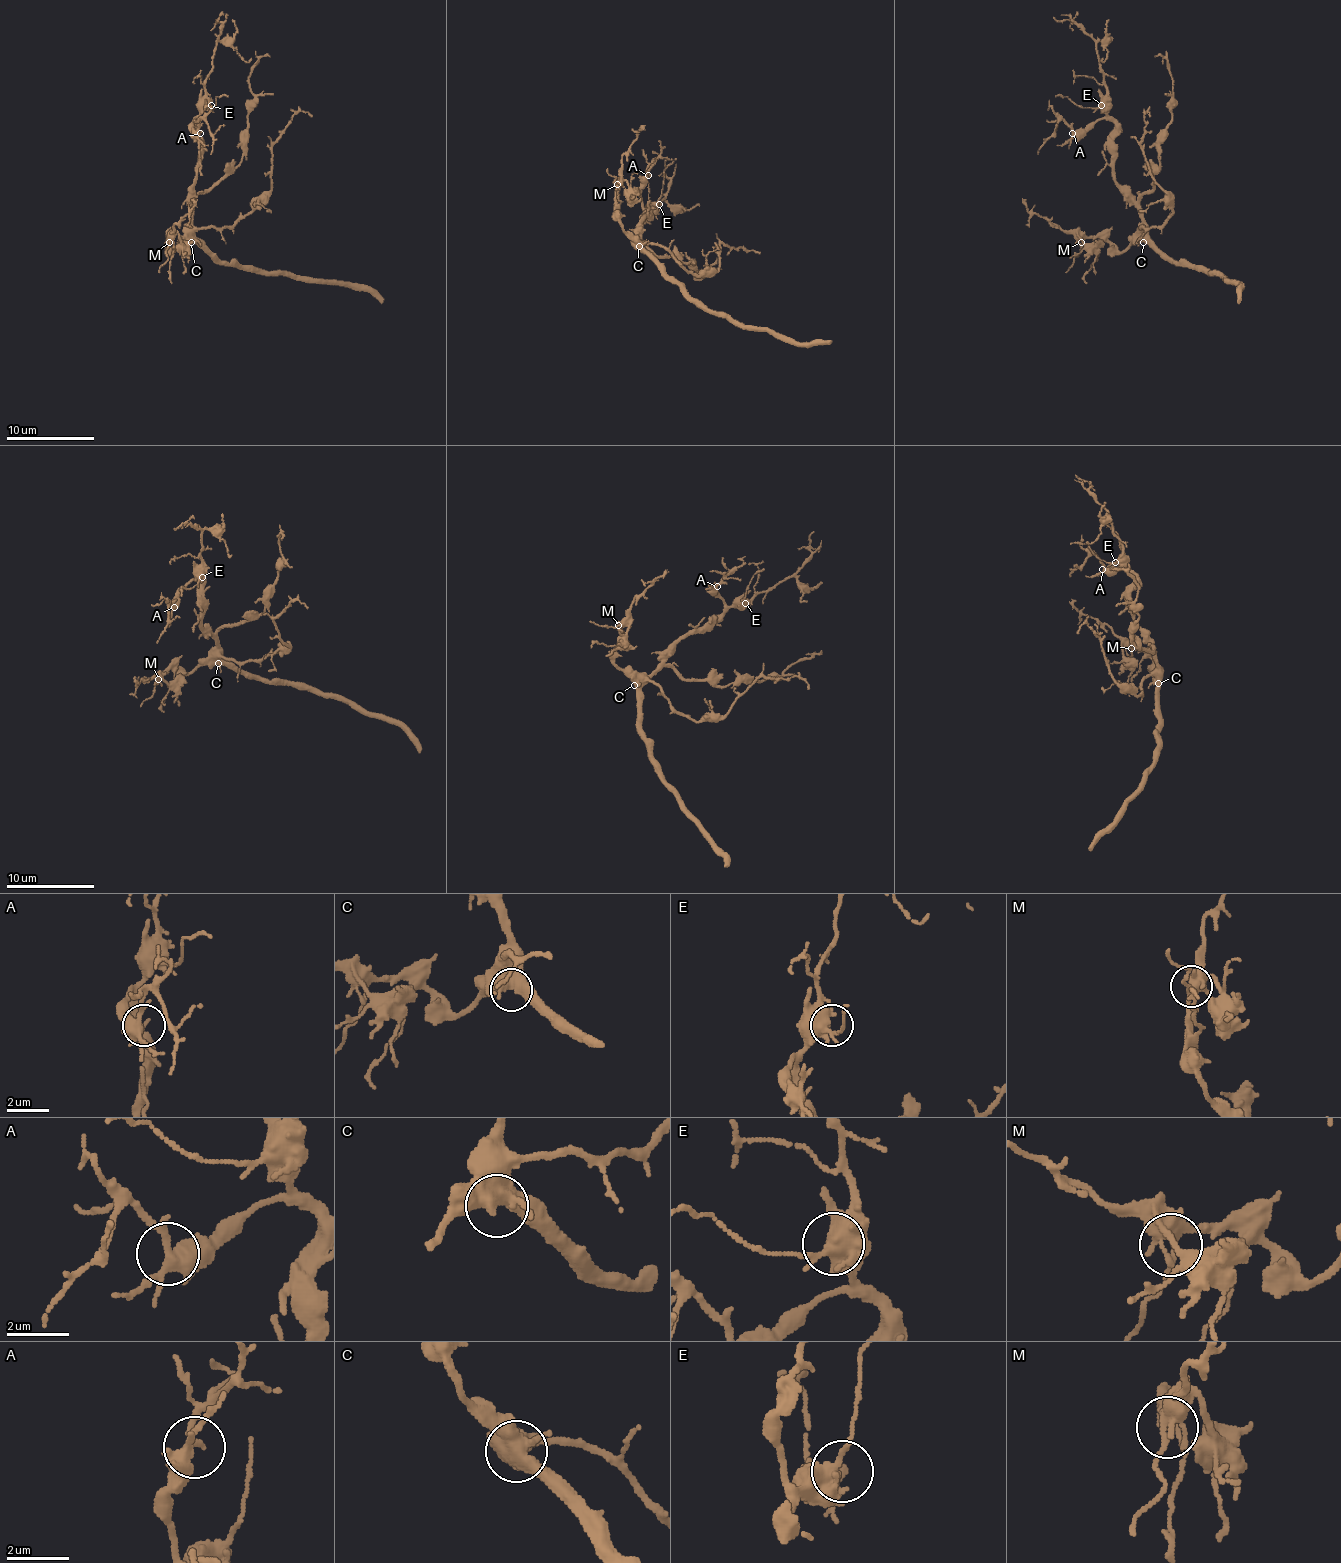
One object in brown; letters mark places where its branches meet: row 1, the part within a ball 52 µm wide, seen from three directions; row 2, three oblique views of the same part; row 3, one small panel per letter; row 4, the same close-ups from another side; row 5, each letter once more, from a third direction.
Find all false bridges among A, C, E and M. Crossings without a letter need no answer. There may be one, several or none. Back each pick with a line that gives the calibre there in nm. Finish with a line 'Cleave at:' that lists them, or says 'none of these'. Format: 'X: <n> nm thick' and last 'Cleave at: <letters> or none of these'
Cleave at: none of these

